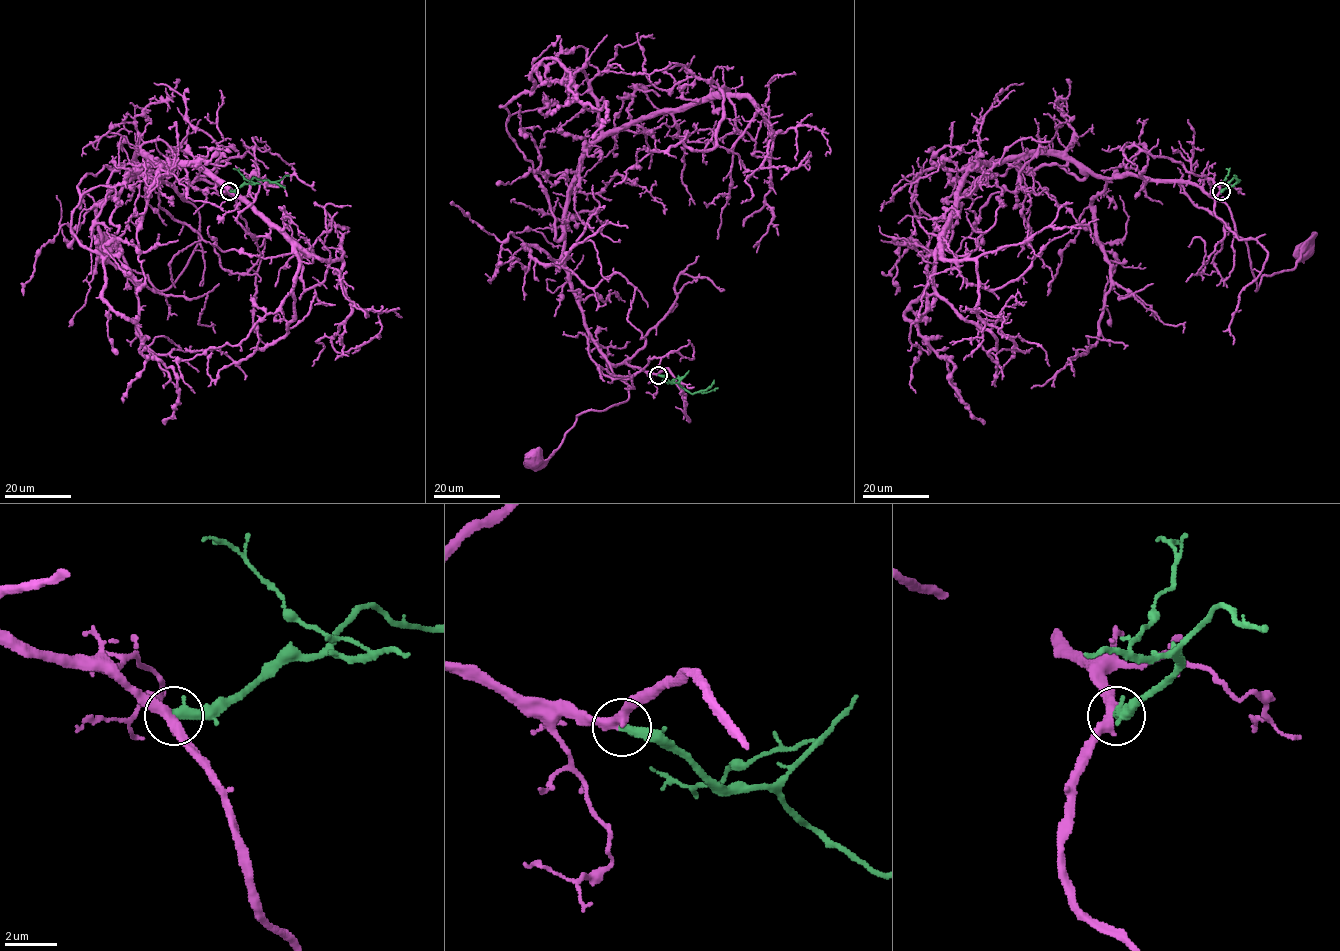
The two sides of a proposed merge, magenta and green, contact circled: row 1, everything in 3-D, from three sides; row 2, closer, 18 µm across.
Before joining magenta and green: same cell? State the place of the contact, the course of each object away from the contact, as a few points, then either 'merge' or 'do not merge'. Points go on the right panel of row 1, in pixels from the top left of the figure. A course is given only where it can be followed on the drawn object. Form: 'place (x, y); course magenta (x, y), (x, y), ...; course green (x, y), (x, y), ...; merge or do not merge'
place (1221, 191); course magenta (1220, 191), (1211, 179), (1212, 197), (1229, 208), (1244, 240), (1256, 290), (1262, 276), (1292, 269), (1304, 252); course green (1221, 191), (1233, 178), (1239, 180), (1226, 188); merge

